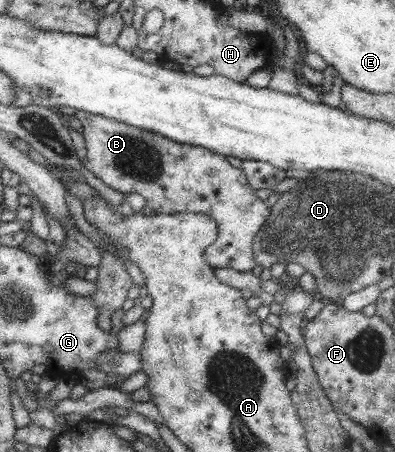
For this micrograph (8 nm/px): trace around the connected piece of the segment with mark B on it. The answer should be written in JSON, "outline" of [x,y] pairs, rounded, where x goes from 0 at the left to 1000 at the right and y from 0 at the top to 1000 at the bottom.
{"outline":[[[192,246],[187,257],[200,263],[210,283],[208,301],[218,341],[210,345],[208,363],[241,392],[301,427],[347,427],[367,440],[367,454],[387,462],[387,471],[484,469],[519,473],[542,485],[552,493],[552,524],[539,544],[519,551],[522,580],[539,595],[580,591],[605,602],[651,600],[641,562],[643,524],[671,493],[681,462],[666,445],[646,440],[623,387],[615,387],[605,372],[585,367],[570,345],[554,343],[552,336],[524,334],[514,325],[448,316],[390,290],[327,279],[289,263],[271,263],[258,254]]]}

